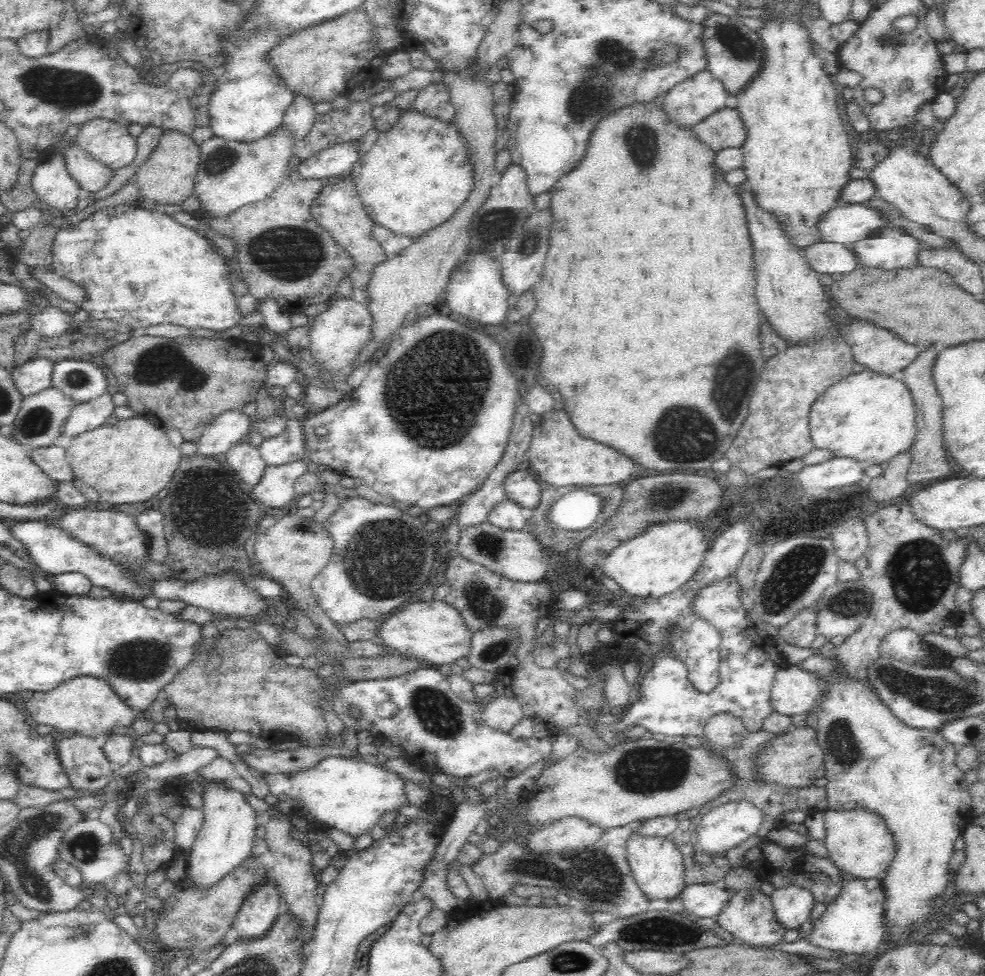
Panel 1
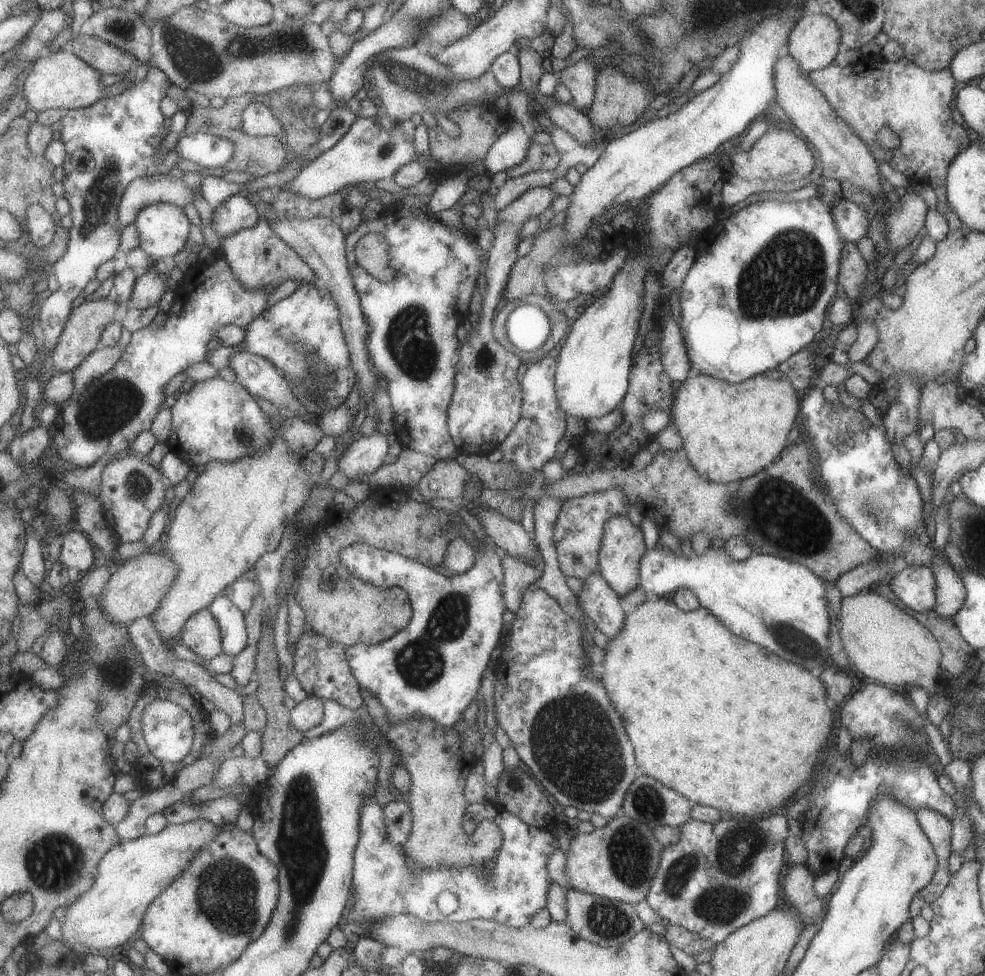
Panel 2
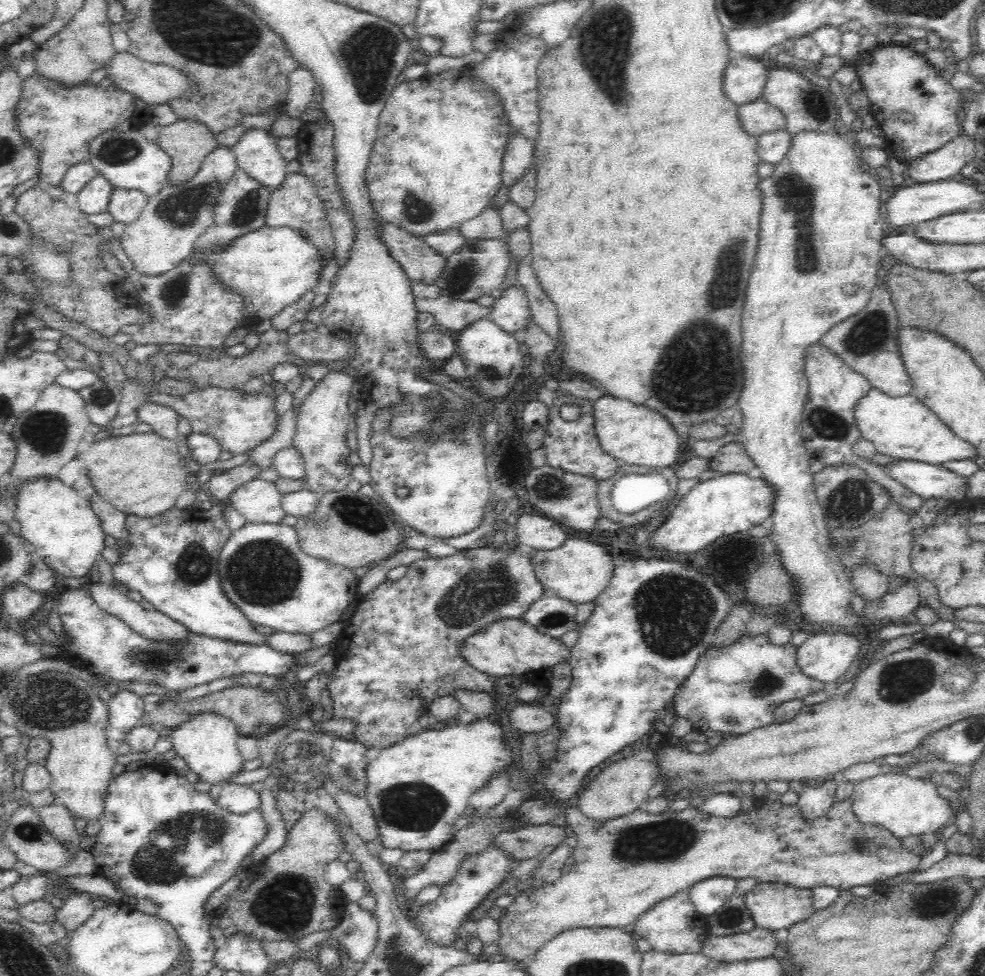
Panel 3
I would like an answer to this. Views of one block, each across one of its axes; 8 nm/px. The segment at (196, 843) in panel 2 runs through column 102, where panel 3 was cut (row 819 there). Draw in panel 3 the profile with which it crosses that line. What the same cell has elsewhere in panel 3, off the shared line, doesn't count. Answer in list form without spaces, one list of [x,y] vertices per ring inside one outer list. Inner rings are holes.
[[[876,774],[856,782],[853,793],[853,811],[860,821],[878,823],[901,839],[911,835],[934,833],[954,820],[948,799],[938,794],[936,784],[930,780],[914,778],[908,774]]]

